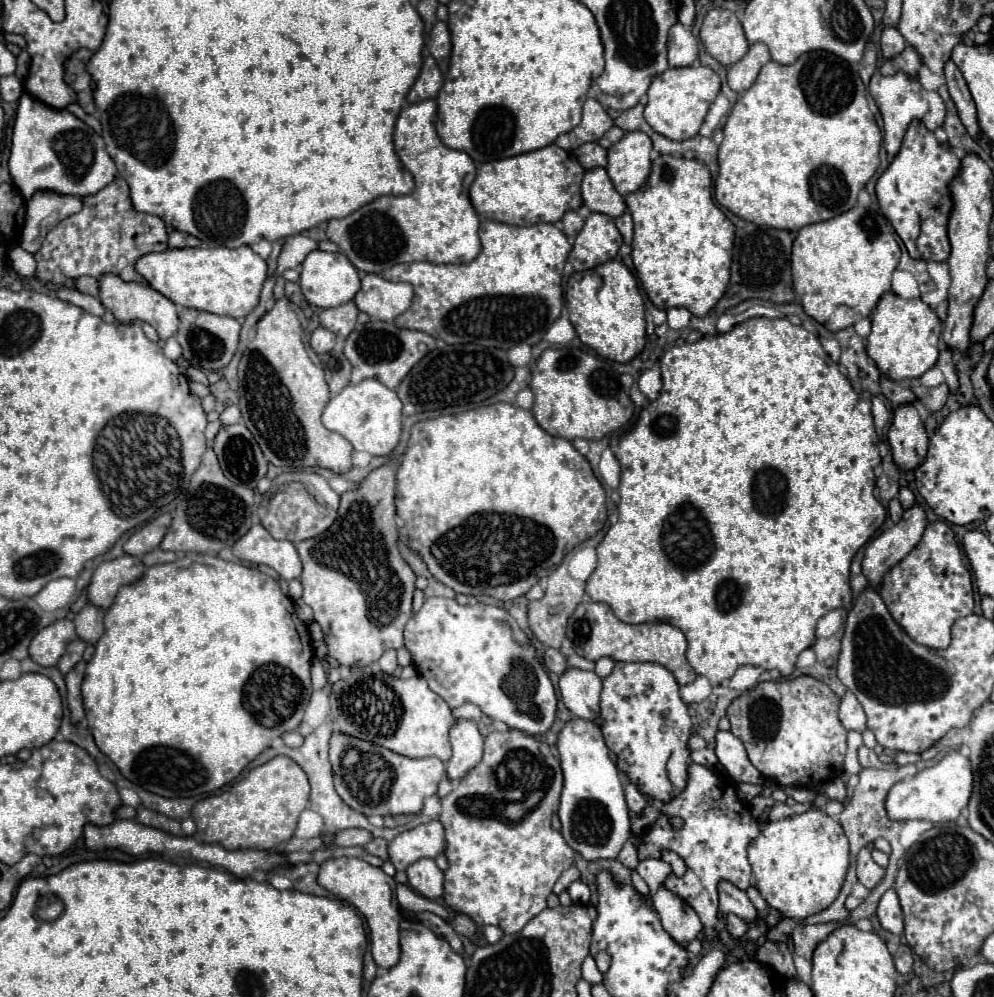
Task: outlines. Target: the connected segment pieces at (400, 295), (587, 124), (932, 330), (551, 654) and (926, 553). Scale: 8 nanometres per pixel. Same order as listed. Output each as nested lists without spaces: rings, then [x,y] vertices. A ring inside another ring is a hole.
[[[366,274],[362,278],[362,288],[354,296],[354,304],[370,318],[394,320],[398,314],[408,310],[412,294],[412,286],[404,282],[394,284],[378,274]]]
[[[588,98],[584,102],[582,110],[582,122],[572,130],[572,136],[576,144],[586,144],[586,142],[596,142],[600,140],[610,128],[614,126],[614,120],[606,114],[602,104],[598,100]]]
[[[886,292],[872,314],[872,332],[866,338],[866,352],[876,362],[878,370],[890,380],[920,378],[938,360],[940,330],[942,324],[936,312],[920,298],[904,300],[894,292]]]
[[[548,648],[548,650],[546,650],[544,662],[546,662],[548,670],[554,672],[554,674],[564,674],[564,670],[568,670],[568,660],[566,660],[566,656],[564,656],[560,650],[556,650],[556,648]]]
[[[944,520],[926,526],[924,536],[914,550],[884,576],[880,596],[892,618],[914,642],[932,650],[950,644],[950,628],[954,620],[973,613],[974,585],[971,573],[962,562],[962,552],[956,544],[954,532]]]

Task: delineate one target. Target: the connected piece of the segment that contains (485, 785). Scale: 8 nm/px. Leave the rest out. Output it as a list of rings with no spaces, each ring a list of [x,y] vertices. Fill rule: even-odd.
[[[520,730],[492,732],[484,738],[482,762],[442,800],[440,822],[446,830],[446,858],[450,864],[444,872],[444,902],[452,910],[468,914],[478,926],[494,924],[506,934],[516,934],[546,908],[546,898],[554,882],[574,864],[574,850],[550,826],[550,816],[560,804],[560,792],[560,762],[544,740],[536,740],[536,736]]]

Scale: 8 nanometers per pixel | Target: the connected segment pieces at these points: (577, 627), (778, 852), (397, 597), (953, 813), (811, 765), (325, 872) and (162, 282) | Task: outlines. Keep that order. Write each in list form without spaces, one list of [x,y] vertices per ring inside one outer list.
[[[582,602],[572,618],[568,620],[566,630],[568,640],[572,640],[576,654],[596,662],[602,656],[610,656],[622,662],[656,662],[668,668],[676,682],[690,684],[696,680],[696,672],[690,668],[686,660],[686,638],[680,628],[668,622],[650,622],[650,624],[626,624],[618,620],[606,604],[598,602]]]
[[[808,810],[798,816],[790,816],[778,822],[768,822],[764,824],[760,836],[752,840],[748,846],[748,860],[752,866],[752,874],[756,880],[756,888],[760,890],[762,898],[766,904],[774,910],[778,910],[784,918],[794,918],[794,920],[804,920],[812,914],[818,914],[826,910],[838,896],[844,880],[846,880],[846,870],[850,864],[848,856],[848,838],[842,830],[842,826],[830,818],[822,810]]]
[[[394,458],[392,464],[388,466],[382,466],[382,468],[376,468],[372,470],[366,480],[362,482],[362,486],[358,490],[348,490],[340,496],[340,510],[338,510],[338,520],[320,536],[316,538],[310,538],[310,540],[302,540],[302,542],[296,542],[296,550],[300,554],[300,560],[302,560],[302,566],[304,566],[304,572],[300,576],[300,582],[304,586],[304,594],[302,594],[302,600],[314,610],[314,622],[320,624],[322,632],[324,632],[324,642],[328,646],[328,656],[334,658],[340,666],[368,666],[372,662],[376,662],[386,650],[394,648],[402,648],[404,646],[404,638],[402,638],[402,630],[404,630],[404,624],[408,622],[410,614],[412,614],[412,594],[414,594],[414,580],[416,580],[416,574],[410,570],[410,566],[400,558],[400,552],[396,548],[396,540],[398,540],[398,526],[396,526],[396,508],[394,508],[394,490],[396,490],[396,476],[394,476],[394,466],[398,464],[398,458]]]
[[[950,750],[936,766],[920,770],[916,776],[894,784],[886,798],[886,810],[892,820],[930,820],[950,822],[960,816],[972,796],[972,764],[968,756]]]
[[[798,676],[784,682],[760,682],[728,706],[728,720],[732,722],[730,732],[744,742],[750,762],[762,776],[778,782],[780,786],[816,788],[824,780],[842,774],[846,728],[838,720],[838,702],[840,698],[830,690],[830,686],[812,676]]]
[[[336,858],[328,860],[320,866],[318,884],[332,892],[336,898],[346,900],[366,918],[369,929],[370,949],[374,962],[380,968],[392,968],[400,958],[400,914],[392,901],[392,888],[390,878],[376,866],[370,866],[368,862],[360,858]]]
[[[240,246],[240,248],[168,248],[164,252],[150,252],[144,254],[136,260],[136,272],[146,280],[148,286],[164,294],[168,300],[174,304],[186,306],[186,308],[196,308],[220,316],[232,316],[232,318],[242,318],[252,312],[252,308],[258,304],[262,284],[266,280],[266,262],[252,252],[250,246]]]

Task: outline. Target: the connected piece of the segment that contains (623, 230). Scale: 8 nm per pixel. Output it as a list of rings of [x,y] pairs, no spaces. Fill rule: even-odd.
[[[624,212],[614,222],[616,222],[616,228],[620,230],[620,234],[624,238],[624,244],[630,244],[632,242],[632,218],[630,218],[630,212]]]

